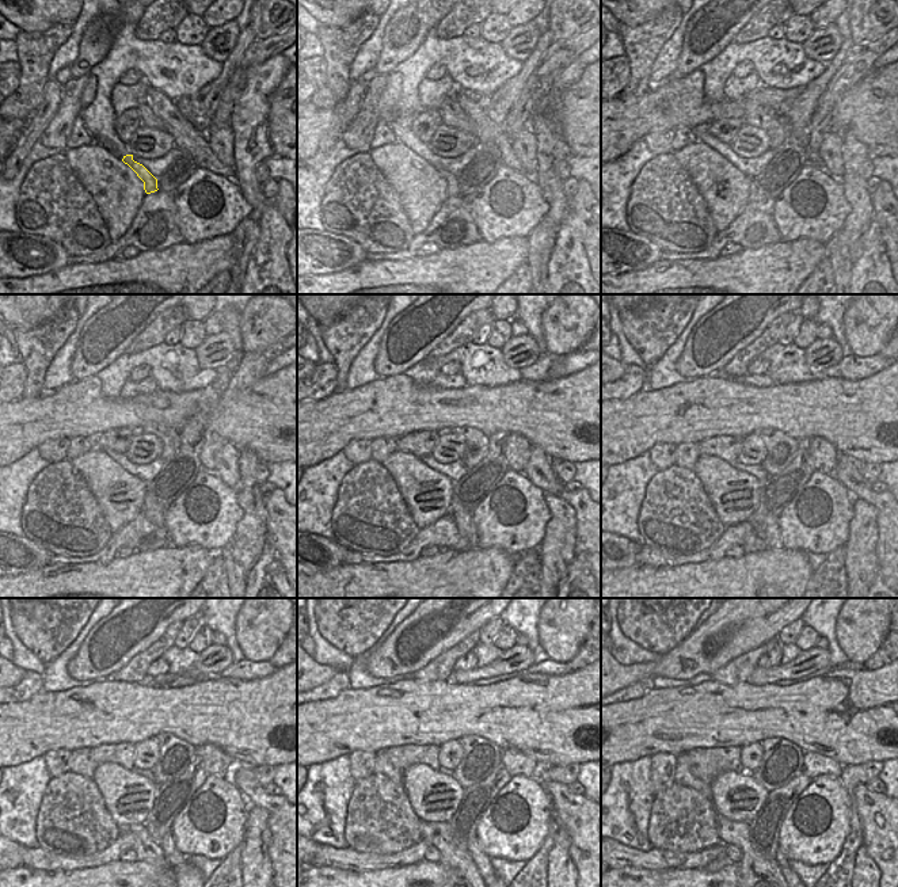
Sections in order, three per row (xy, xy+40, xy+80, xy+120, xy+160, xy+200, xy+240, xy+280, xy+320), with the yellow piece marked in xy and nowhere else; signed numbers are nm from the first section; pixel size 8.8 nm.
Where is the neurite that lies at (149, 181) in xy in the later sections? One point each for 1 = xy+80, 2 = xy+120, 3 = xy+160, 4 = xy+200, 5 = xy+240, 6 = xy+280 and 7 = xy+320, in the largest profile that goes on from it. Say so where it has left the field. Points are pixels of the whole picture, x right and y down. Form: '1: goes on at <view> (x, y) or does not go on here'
1: goes on at xy+80 (756, 191)
2: goes on at xy+120 (151, 507)
3: goes on at xy+160 (465, 525)
4: goes on at xy+200 (772, 535)
5: goes on at xy+240 (174, 857)
6: goes on at xy+280 (479, 857)
7: goes on at xy+320 (782, 860)

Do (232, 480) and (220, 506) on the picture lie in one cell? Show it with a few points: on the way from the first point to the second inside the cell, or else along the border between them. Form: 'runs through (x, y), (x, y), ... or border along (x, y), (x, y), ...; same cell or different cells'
border along (215, 471), (235, 490); different cells

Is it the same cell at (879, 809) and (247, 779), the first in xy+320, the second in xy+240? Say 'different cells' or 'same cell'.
same cell

